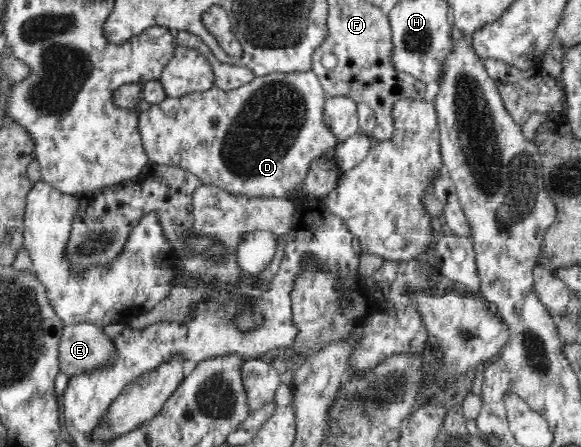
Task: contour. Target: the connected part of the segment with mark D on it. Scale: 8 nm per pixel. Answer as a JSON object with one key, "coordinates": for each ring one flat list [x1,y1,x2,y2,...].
{"coordinates":[[312,69,276,71,255,76,237,89,219,89,214,85,180,98,166,97,161,103,137,113,137,118,150,163,186,169,205,180,205,185,219,186,235,195,283,198,298,186,312,159,326,155,338,144,326,120,326,98,326,91]]}

